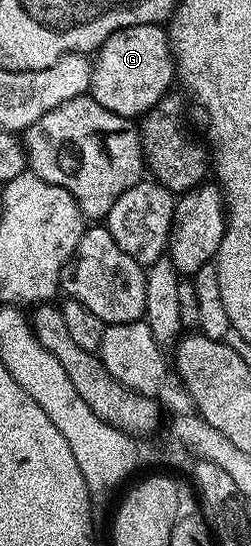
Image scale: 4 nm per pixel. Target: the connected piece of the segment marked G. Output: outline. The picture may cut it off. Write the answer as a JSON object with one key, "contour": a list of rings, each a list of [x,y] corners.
{"contour":[[[163,24],[131,25],[114,31],[114,35],[110,35],[110,39],[106,39],[95,54],[90,96],[102,107],[106,107],[106,111],[136,119],[150,112],[162,100],[164,94],[173,88],[172,77],[174,81],[174,49],[170,44],[169,30]]]}

